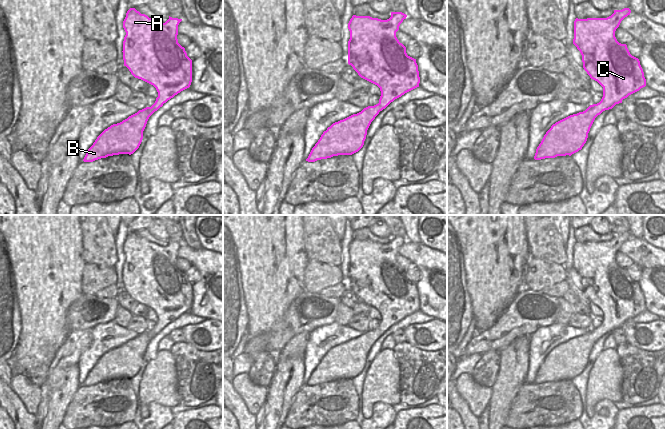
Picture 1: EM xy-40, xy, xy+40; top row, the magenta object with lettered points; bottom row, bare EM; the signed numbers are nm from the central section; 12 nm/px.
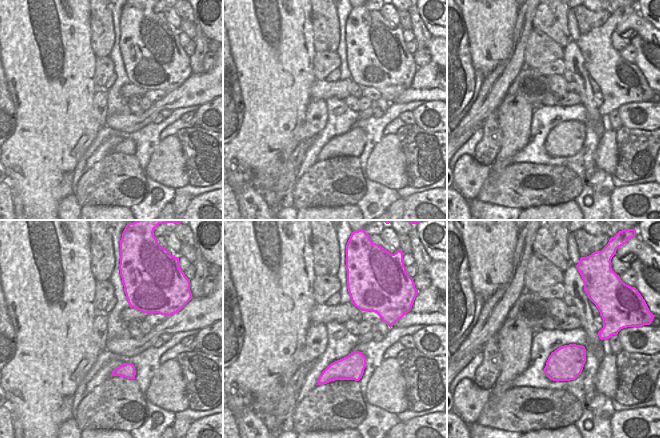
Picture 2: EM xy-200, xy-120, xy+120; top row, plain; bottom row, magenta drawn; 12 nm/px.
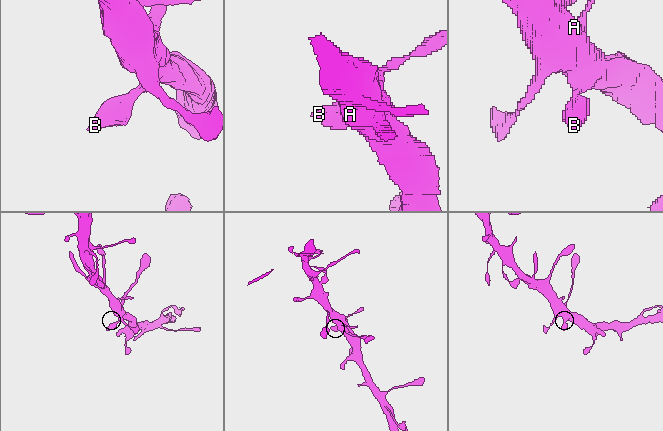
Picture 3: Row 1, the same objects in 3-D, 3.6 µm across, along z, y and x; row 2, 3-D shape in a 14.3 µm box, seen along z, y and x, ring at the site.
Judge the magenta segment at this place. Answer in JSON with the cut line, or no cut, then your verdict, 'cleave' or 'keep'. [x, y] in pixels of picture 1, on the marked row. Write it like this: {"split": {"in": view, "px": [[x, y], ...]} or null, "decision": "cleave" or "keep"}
{"split": null, "decision": "keep"}

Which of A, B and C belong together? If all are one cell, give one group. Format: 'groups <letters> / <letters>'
groups A B C

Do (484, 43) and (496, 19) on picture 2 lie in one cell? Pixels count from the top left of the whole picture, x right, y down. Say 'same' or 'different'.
same

